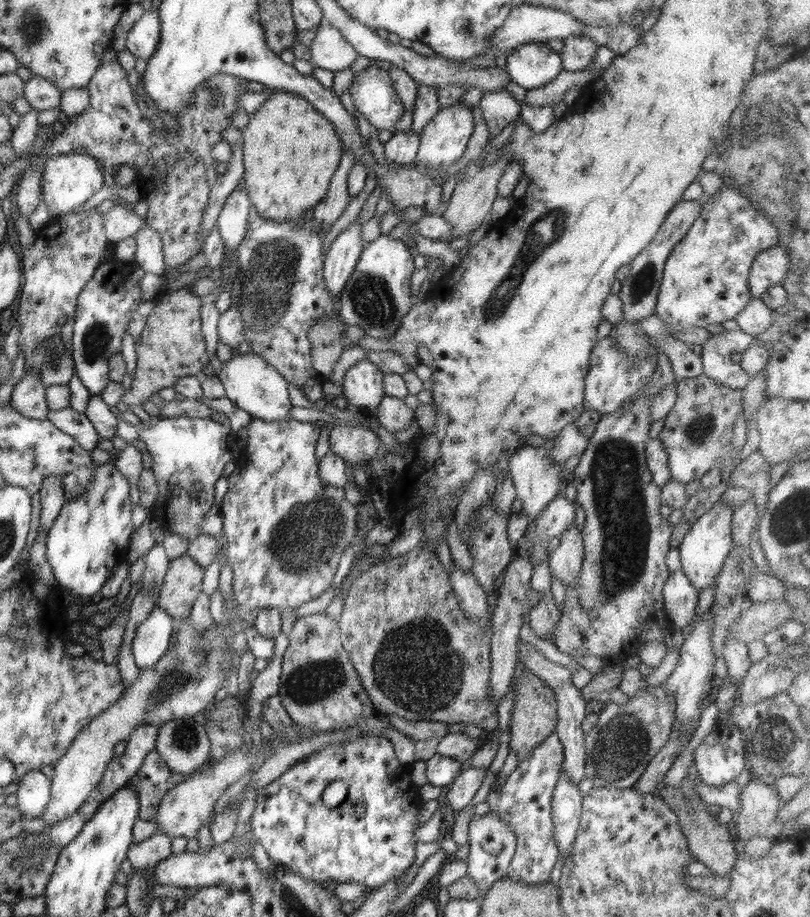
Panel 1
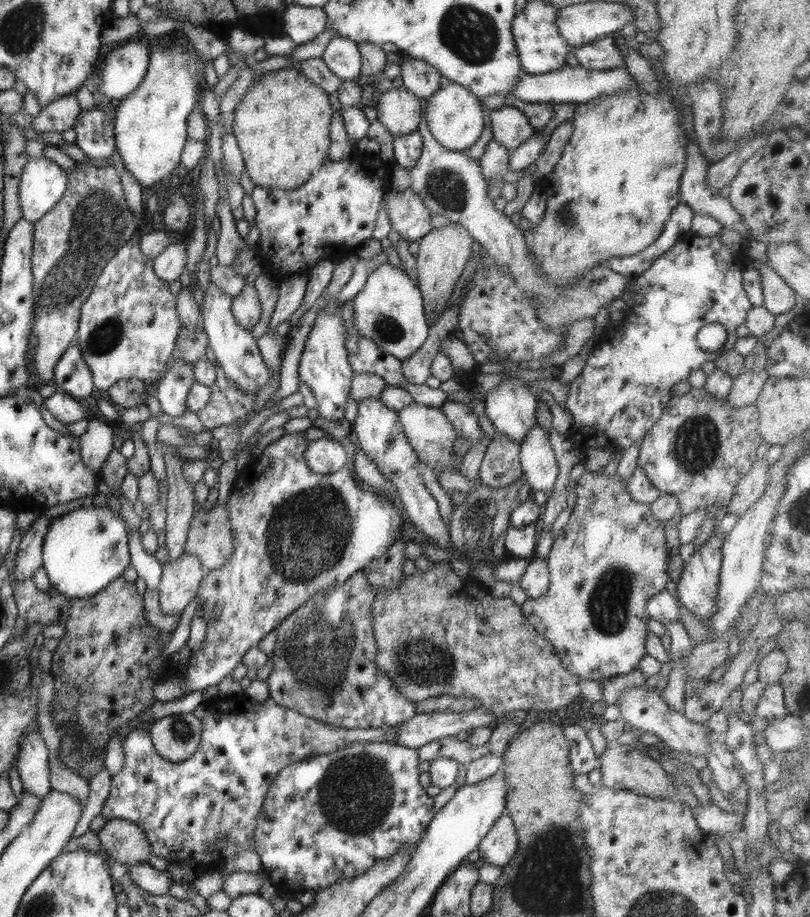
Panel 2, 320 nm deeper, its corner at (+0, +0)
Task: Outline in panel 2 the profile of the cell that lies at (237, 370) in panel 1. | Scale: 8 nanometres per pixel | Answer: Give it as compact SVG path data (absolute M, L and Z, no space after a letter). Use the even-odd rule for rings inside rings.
M210 279L209 286L203 290L201 310L201 327L207 334L209 353L215 364L222 367L230 382L238 384L246 392L257 392L257 390L271 381L272 375L257 347L251 331L242 328L234 319L231 311L233 298L216 286Z

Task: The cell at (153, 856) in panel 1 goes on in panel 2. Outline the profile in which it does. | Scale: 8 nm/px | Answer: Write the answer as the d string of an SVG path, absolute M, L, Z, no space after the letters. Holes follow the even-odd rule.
M109 819L96 833L104 850L117 861L125 865L148 862L150 843L137 824L122 819Z

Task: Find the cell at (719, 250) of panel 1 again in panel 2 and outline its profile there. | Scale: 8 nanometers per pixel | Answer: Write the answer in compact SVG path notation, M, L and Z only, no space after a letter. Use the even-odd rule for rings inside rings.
M689 233L683 236L672 248L660 255L644 272L639 275L631 277L627 282L626 293L622 293L620 298L613 300L607 304L608 318L610 318L608 327L596 345L592 348L588 355L586 364L582 368L582 372L571 382L569 385L568 399L566 400L566 408L572 414L573 424L569 428L567 434L574 443L576 449L581 453L589 448L600 447L603 449L616 451L626 451L635 442L641 442L646 436L646 433L660 420L662 413L665 411L666 405L673 397L673 388L675 384L687 380L691 372L700 370L702 364L708 361L714 361L718 358L721 352L729 351L733 348L736 339L739 337L736 334L736 329L745 322L748 311L753 307L748 295L743 289L743 271L740 266L734 263L736 253L730 250L727 246L722 244L720 236L704 237L697 236L696 234ZM720 323L726 328L727 342L722 348L722 351L704 352L697 343L698 330L706 324Z

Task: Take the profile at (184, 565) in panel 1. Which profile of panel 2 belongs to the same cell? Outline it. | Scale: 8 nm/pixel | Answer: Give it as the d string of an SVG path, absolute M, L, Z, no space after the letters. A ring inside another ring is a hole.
M183 554L163 566L158 591L161 612L168 618L180 615L198 595L206 570L195 555Z

